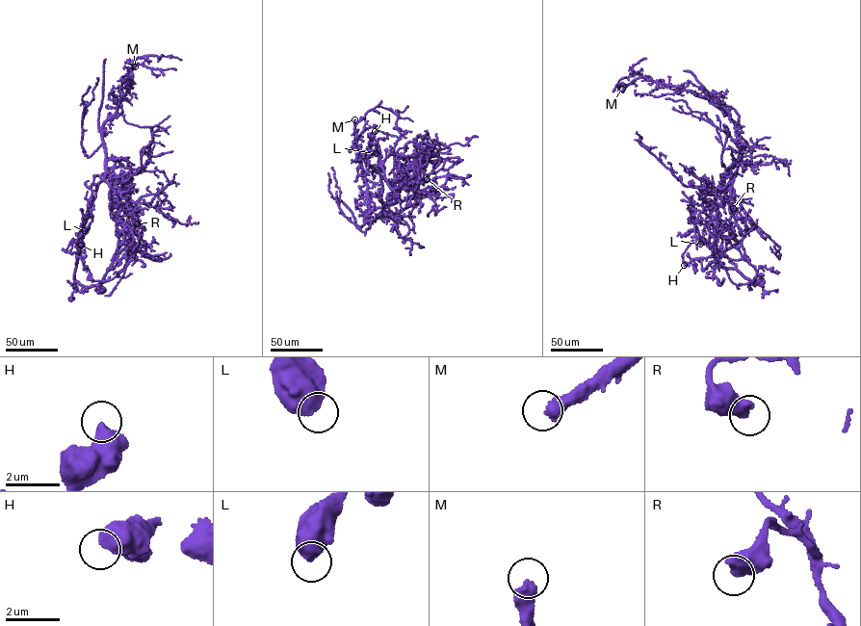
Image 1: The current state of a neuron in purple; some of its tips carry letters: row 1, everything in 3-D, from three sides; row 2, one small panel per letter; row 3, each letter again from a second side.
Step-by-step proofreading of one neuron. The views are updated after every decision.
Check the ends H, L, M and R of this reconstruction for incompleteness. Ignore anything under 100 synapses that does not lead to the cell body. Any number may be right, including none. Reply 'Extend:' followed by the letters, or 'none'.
Extend: M

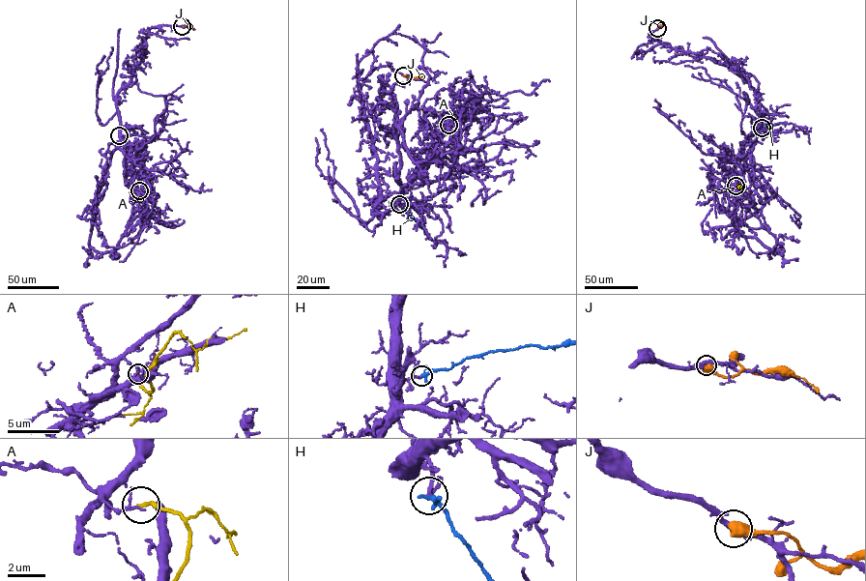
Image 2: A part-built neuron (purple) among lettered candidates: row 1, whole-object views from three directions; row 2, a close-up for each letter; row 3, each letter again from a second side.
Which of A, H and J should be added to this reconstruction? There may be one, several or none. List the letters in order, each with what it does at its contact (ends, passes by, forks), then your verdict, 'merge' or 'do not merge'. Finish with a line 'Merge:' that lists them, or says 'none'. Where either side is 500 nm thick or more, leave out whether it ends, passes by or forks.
A: it ends | do not merge
H: it ends | merge
J: do not merge
Merge: H

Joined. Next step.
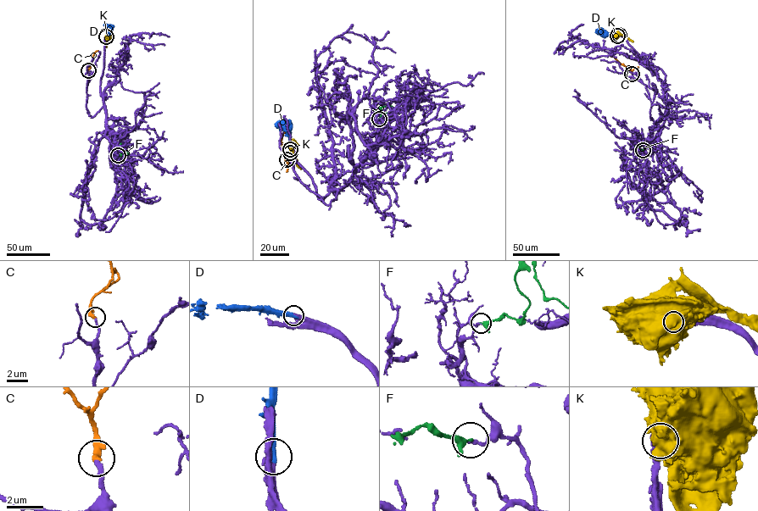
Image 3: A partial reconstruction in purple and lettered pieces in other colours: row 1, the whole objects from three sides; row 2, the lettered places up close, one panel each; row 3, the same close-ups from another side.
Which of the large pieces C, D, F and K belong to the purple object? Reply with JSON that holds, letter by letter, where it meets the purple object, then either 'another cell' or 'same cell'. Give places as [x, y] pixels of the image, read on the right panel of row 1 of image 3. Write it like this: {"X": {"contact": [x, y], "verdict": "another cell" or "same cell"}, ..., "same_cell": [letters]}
{"C": {"contact": [632, 74], "verdict": "same cell"}, "D": {"contact": [619, 35], "verdict": "same cell"}, "F": {"contact": [643, 150], "verdict": "another cell"}, "K": {"contact": [617, 36], "verdict": "another cell"}, "same_cell": ["C", "D"]}

